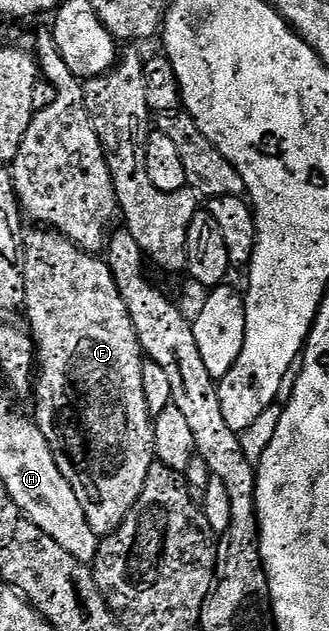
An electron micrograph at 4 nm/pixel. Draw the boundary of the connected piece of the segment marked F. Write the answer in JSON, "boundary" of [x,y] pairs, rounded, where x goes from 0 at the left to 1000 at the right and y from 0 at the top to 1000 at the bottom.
{"boundary":[[[164,376],[122,377],[91,409],[64,415],[76,513],[109,561],[97,666],[134,689],[188,756],[207,759],[219,778],[231,778],[231,791],[243,791],[243,803],[255,803],[280,842],[307,854],[368,835],[438,772],[444,754],[474,735],[468,675],[441,639],[432,599],[438,561],[337,434],[328,429],[298,433],[277,403],[198,379]]]}

